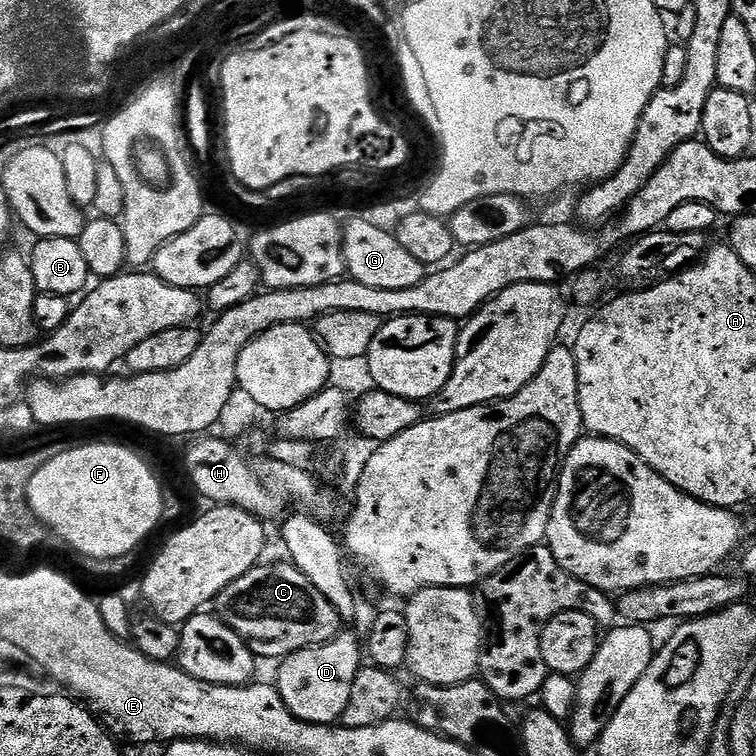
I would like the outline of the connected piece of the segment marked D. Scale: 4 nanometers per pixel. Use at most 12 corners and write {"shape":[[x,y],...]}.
{"shape":[[341,634],[291,652],[274,686],[308,724],[336,724],[362,666]]}

